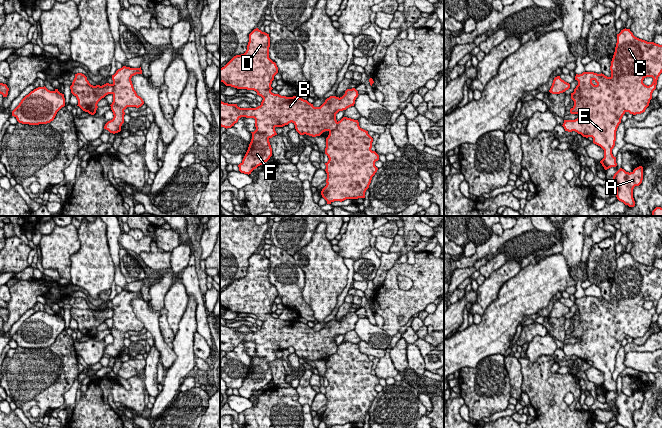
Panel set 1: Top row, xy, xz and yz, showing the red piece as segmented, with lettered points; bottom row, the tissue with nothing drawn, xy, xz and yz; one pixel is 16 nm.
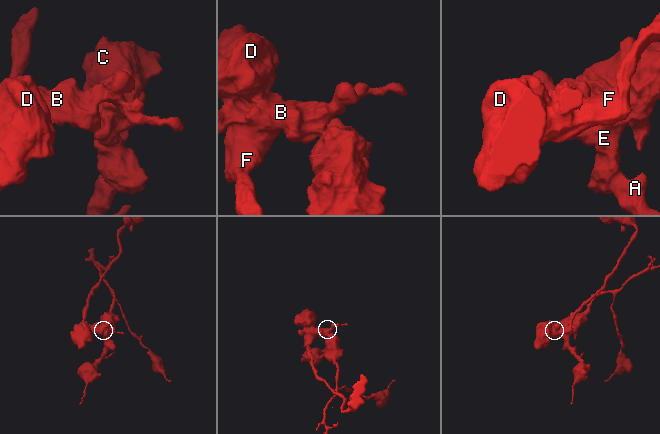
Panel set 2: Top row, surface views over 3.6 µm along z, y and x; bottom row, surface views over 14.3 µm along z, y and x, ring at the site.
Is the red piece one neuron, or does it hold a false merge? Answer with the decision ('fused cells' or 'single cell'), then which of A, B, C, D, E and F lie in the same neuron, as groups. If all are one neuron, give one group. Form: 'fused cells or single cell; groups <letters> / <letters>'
fused cells; groups A C E / B D F

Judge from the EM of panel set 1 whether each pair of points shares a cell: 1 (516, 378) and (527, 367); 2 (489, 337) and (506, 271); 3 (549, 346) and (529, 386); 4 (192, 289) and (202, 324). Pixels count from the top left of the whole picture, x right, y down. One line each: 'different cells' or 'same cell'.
1: different cells
2: different cells
3: different cells
4: same cell

